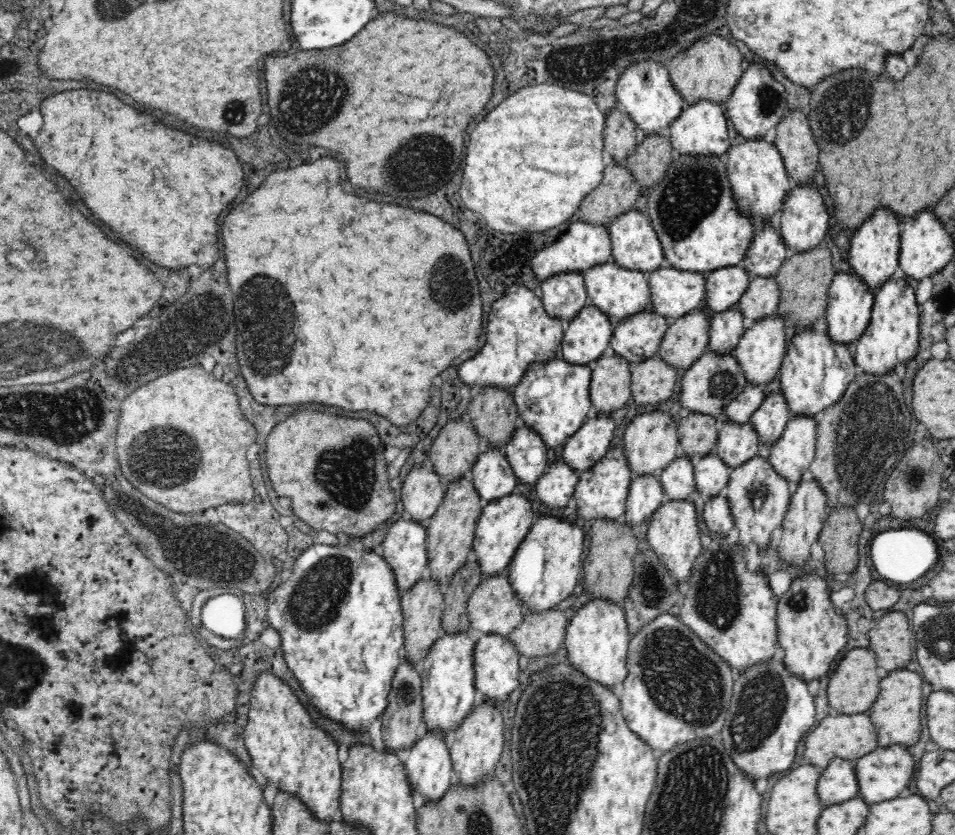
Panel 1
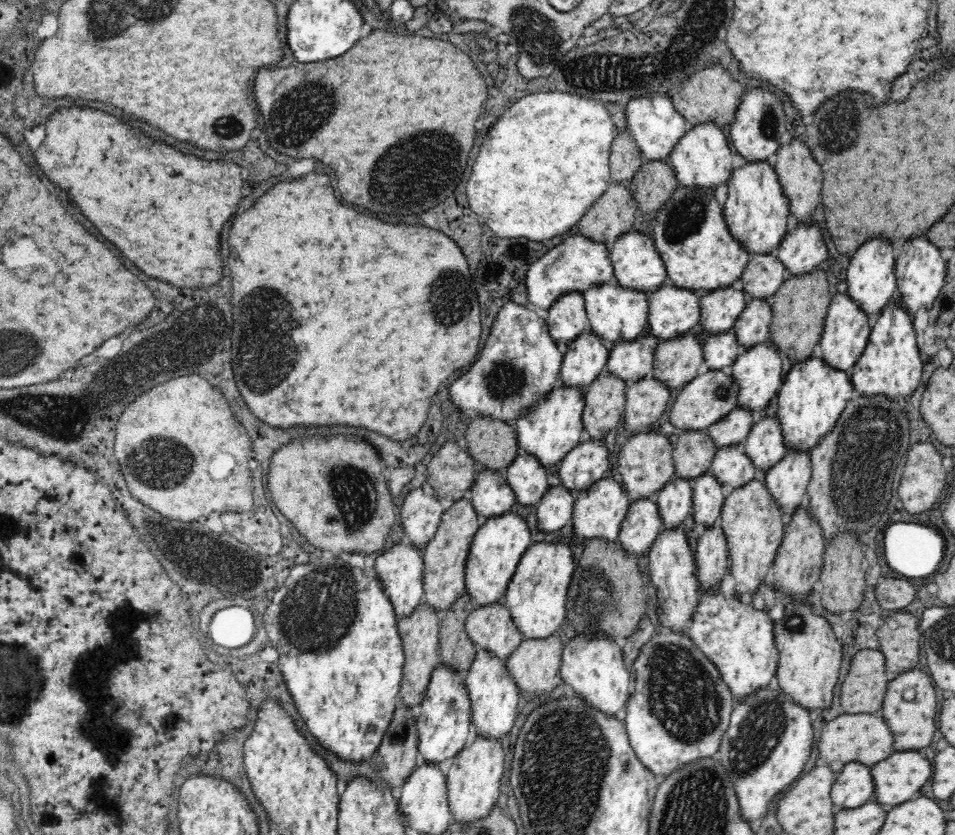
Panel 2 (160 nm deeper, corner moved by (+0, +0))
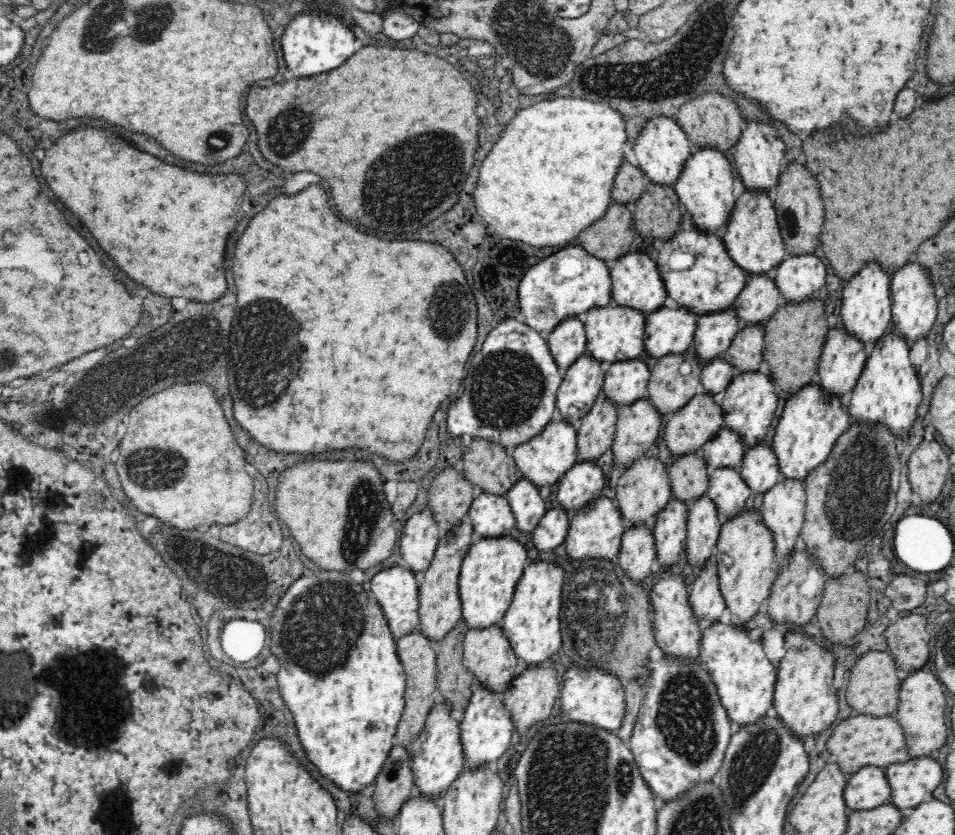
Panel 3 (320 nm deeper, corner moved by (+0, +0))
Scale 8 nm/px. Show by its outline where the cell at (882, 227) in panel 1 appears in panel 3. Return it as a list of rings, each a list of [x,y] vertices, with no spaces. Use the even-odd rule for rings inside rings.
[[[870,262],[862,268],[860,274],[854,275],[844,283],[840,306],[840,318],[843,329],[864,343],[864,346],[874,346],[888,330],[891,321],[891,276],[884,272],[878,264]]]

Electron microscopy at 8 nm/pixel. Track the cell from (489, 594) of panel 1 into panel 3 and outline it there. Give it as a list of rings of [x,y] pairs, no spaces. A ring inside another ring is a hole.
[[[500,625],[487,629],[470,629],[466,633],[463,642],[463,663],[475,684],[484,685],[488,691],[500,694],[504,694],[511,687],[511,682],[518,676],[520,665]]]

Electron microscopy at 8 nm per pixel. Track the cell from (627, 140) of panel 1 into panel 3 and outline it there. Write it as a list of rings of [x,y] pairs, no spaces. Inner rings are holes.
[[[625,160],[619,168],[619,174],[616,175],[611,190],[611,198],[616,203],[633,208],[648,183],[649,179],[645,176],[644,171],[641,171],[639,167],[630,165]]]

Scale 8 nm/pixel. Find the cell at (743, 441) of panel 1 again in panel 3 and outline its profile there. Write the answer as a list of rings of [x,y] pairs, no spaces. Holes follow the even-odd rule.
[[[739,468],[711,470],[707,495],[716,506],[719,519],[723,522],[740,516],[752,500],[750,487],[744,483]]]

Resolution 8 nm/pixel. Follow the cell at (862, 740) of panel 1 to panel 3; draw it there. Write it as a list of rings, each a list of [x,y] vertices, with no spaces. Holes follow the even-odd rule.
[[[854,713],[834,728],[834,734],[830,736],[827,747],[830,754],[836,756],[836,762],[847,776],[857,773],[862,767],[875,766],[884,769],[888,765],[910,760],[902,726],[890,716]]]

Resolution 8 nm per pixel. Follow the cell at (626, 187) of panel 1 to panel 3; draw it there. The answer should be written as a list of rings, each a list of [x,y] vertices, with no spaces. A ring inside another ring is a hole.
[[[612,200],[607,213],[578,236],[579,246],[588,254],[612,264],[616,259],[635,252],[638,247],[633,210]]]

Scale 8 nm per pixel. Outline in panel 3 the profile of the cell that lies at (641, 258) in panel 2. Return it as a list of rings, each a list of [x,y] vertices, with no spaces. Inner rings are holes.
[[[637,247],[635,252],[621,256],[612,262],[610,264],[610,272],[612,305],[642,311],[644,315],[651,315],[664,307],[664,301],[667,297],[664,281],[660,277],[657,263],[648,256],[648,251]]]

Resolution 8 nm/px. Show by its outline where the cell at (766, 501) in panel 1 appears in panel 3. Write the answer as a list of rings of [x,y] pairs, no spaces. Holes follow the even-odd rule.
[[[751,502],[740,516],[728,519],[721,526],[714,550],[714,562],[718,571],[720,593],[726,601],[726,608],[730,610],[731,624],[742,627],[758,614],[762,602],[770,596],[772,585],[780,573],[772,535],[762,523],[761,514],[754,512]]]

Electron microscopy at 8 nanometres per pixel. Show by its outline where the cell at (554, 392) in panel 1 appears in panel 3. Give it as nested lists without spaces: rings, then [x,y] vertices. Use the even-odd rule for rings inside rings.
[[[556,418],[550,421],[540,436],[536,436],[532,441],[520,444],[513,450],[512,455],[514,461],[516,461],[516,467],[520,471],[520,478],[534,483],[534,486],[544,493],[554,491],[559,480],[578,460],[576,442],[576,426],[566,423],[564,419]]]

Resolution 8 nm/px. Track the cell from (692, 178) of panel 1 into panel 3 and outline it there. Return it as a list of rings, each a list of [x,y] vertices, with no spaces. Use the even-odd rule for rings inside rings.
[[[686,217],[681,220],[679,231],[660,248],[656,262],[667,296],[700,316],[732,308],[748,279],[742,268],[730,259],[724,243],[716,235],[698,231]]]

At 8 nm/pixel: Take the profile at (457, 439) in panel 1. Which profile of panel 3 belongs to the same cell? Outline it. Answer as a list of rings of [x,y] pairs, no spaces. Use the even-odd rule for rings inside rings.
[[[446,467],[432,481],[428,493],[428,506],[434,520],[445,522],[452,530],[469,516],[474,500],[474,486],[460,472],[460,467]]]

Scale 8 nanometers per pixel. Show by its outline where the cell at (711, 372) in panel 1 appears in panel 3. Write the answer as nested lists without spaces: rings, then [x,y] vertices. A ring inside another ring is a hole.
[[[700,392],[668,420],[663,442],[673,458],[700,452],[724,428],[722,409],[712,395]]]

